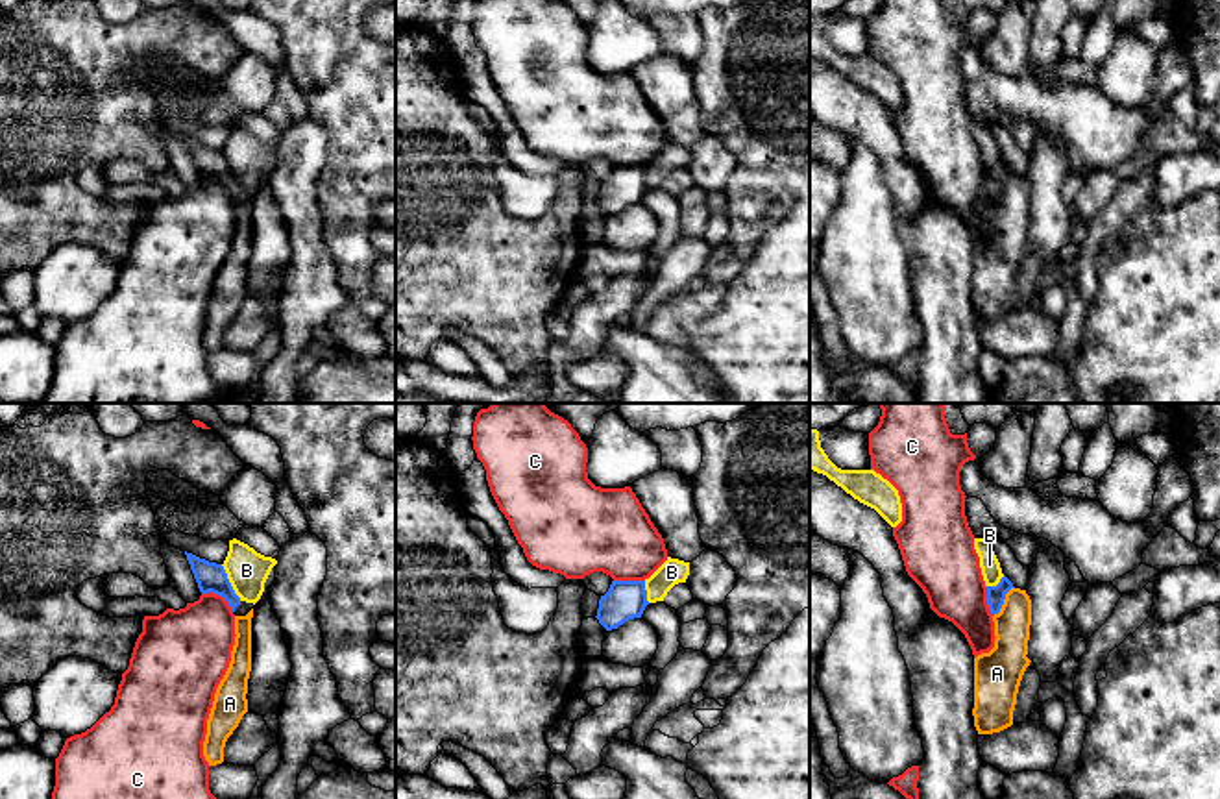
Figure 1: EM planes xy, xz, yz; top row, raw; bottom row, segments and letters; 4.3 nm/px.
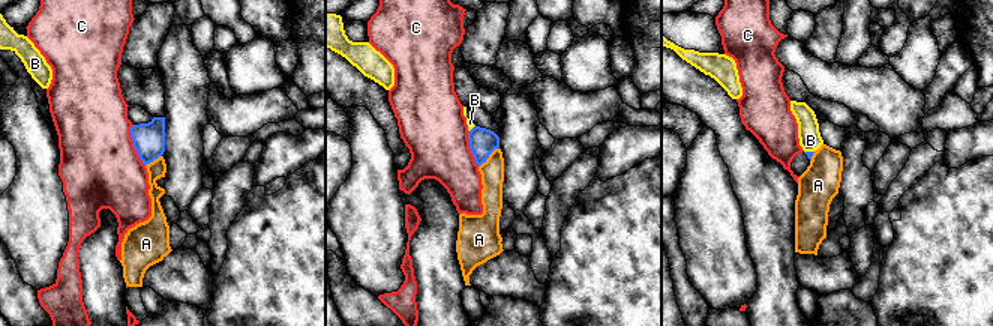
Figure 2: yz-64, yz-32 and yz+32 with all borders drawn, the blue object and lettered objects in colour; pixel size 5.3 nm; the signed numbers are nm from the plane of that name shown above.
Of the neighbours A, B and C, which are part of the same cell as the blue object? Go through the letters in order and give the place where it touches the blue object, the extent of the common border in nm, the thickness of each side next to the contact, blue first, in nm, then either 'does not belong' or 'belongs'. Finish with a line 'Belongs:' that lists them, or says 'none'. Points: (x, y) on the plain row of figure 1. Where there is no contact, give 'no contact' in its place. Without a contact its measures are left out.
A: yz (1002, 187) | 160 nm | 80/160 nm | does not belong
B: xy (230, 169) | 180 nm | 130/180 nm | does not belong
C: xy (219, 180) | 170 nm | 130/320 nm | does not belong
Belongs: none

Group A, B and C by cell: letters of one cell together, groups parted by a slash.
A B / C

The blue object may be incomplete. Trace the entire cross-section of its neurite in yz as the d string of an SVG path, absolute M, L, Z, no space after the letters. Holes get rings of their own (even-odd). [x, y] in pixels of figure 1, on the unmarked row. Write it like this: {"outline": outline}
{"outline": "M1006 161L1000 165L1000 168L996 172L987 172L987 191L989 191L989 196L993 202L1000 198L1006 179L1011 174L1015 174L1015 172Z"}

